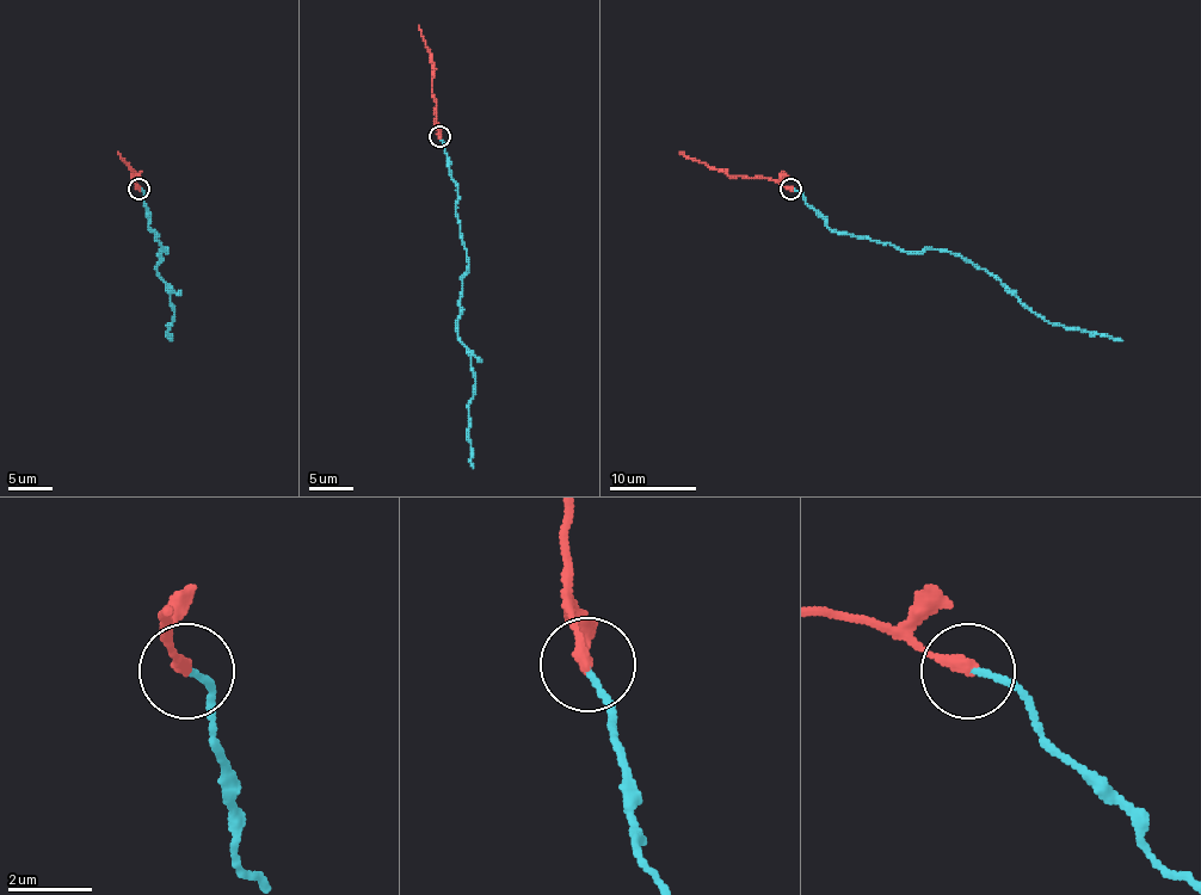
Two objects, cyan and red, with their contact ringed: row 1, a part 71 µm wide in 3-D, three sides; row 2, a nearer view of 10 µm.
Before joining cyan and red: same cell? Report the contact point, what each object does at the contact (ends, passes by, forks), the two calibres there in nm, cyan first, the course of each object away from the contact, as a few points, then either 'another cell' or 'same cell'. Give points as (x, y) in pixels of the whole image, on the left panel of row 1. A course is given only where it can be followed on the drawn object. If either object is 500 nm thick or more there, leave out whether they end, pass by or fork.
at (139, 189); cyan ends there; red ends there; 130 nm thick on the cyan side, 300 nm on the other; cyan runs (140, 189), (148, 228), (167, 252), (159, 253), (156, 276), (170, 292), (174, 321), (167, 332), (172, 340); red runs (140, 189), (118, 152); another cell

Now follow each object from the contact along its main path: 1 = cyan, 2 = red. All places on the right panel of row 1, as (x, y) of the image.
1: (790, 189), (842, 234), (868, 236), (905, 252), (960, 253), (995, 276), (1046, 321), (1122, 340)
2: (790, 189), (767, 178), (730, 176), (679, 152)

